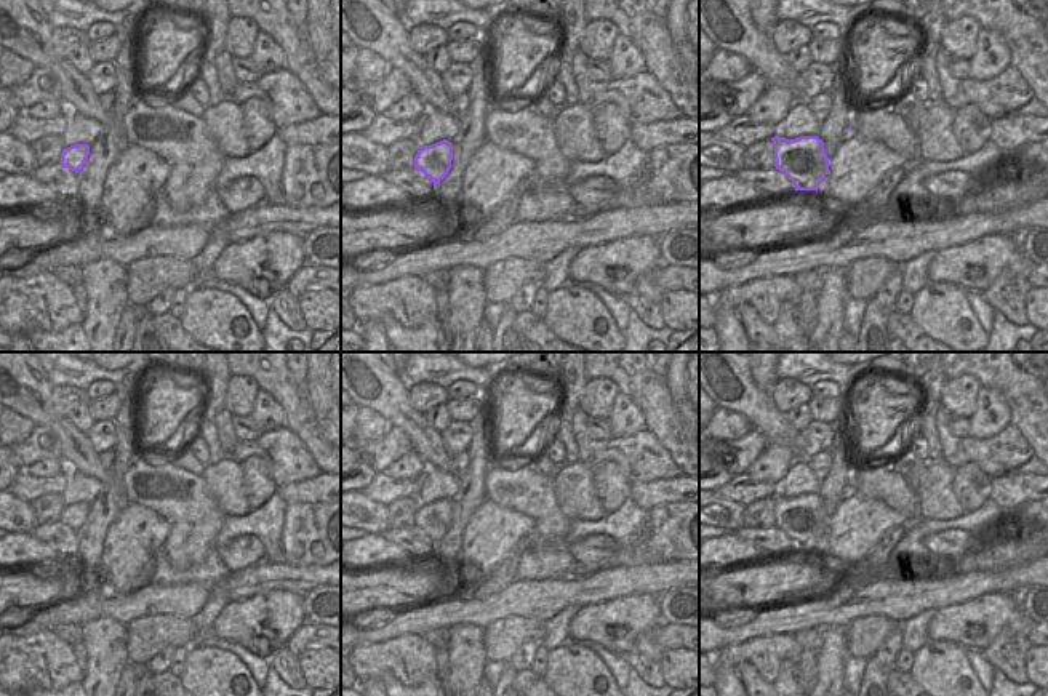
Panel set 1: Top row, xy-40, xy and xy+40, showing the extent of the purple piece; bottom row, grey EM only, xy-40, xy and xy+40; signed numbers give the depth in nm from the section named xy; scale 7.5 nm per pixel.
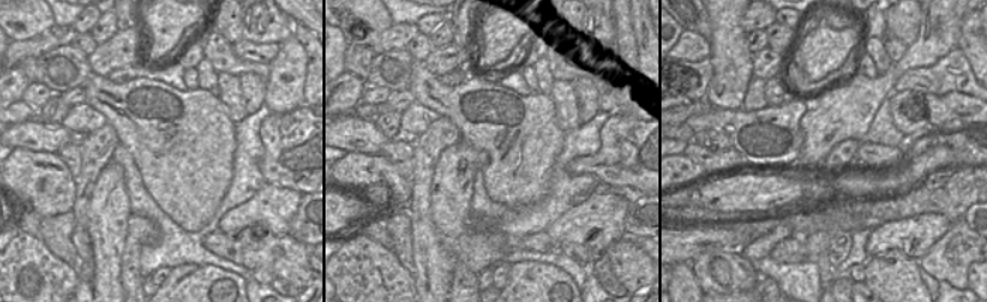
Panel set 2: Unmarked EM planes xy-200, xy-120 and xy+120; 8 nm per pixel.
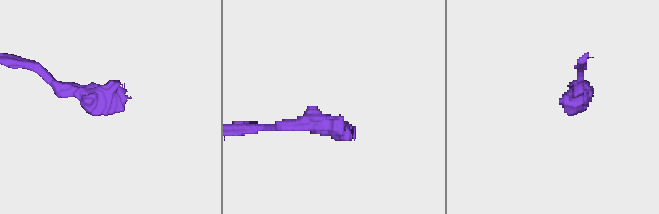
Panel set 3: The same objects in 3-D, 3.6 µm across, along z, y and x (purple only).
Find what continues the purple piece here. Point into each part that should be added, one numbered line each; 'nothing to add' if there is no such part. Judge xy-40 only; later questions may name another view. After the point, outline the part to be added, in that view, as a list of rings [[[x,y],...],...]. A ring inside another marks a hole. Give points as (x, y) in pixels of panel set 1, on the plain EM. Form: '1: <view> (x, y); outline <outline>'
nothing to add

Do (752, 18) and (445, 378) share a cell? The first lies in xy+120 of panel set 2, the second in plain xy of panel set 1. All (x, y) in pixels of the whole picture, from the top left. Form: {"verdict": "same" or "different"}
{"verdict": "different"}

